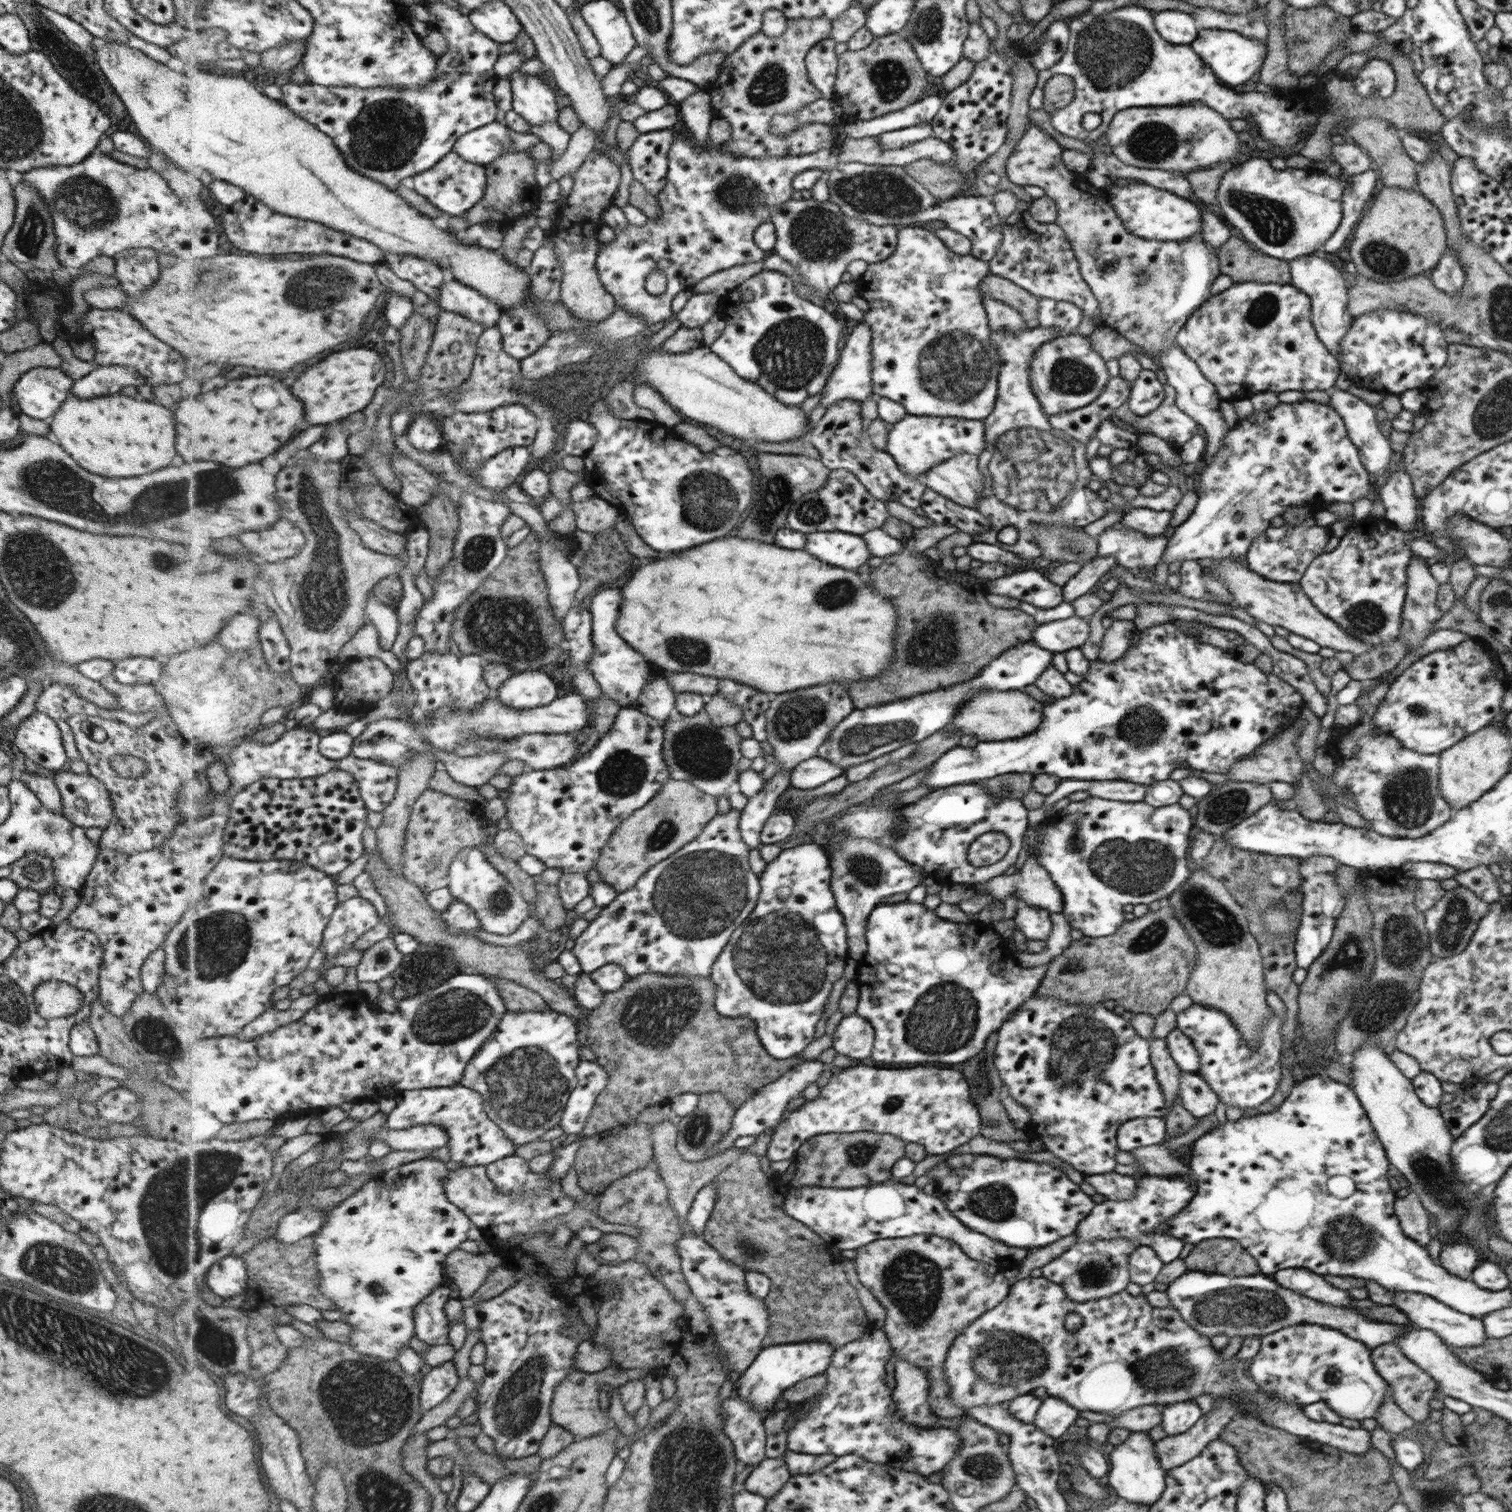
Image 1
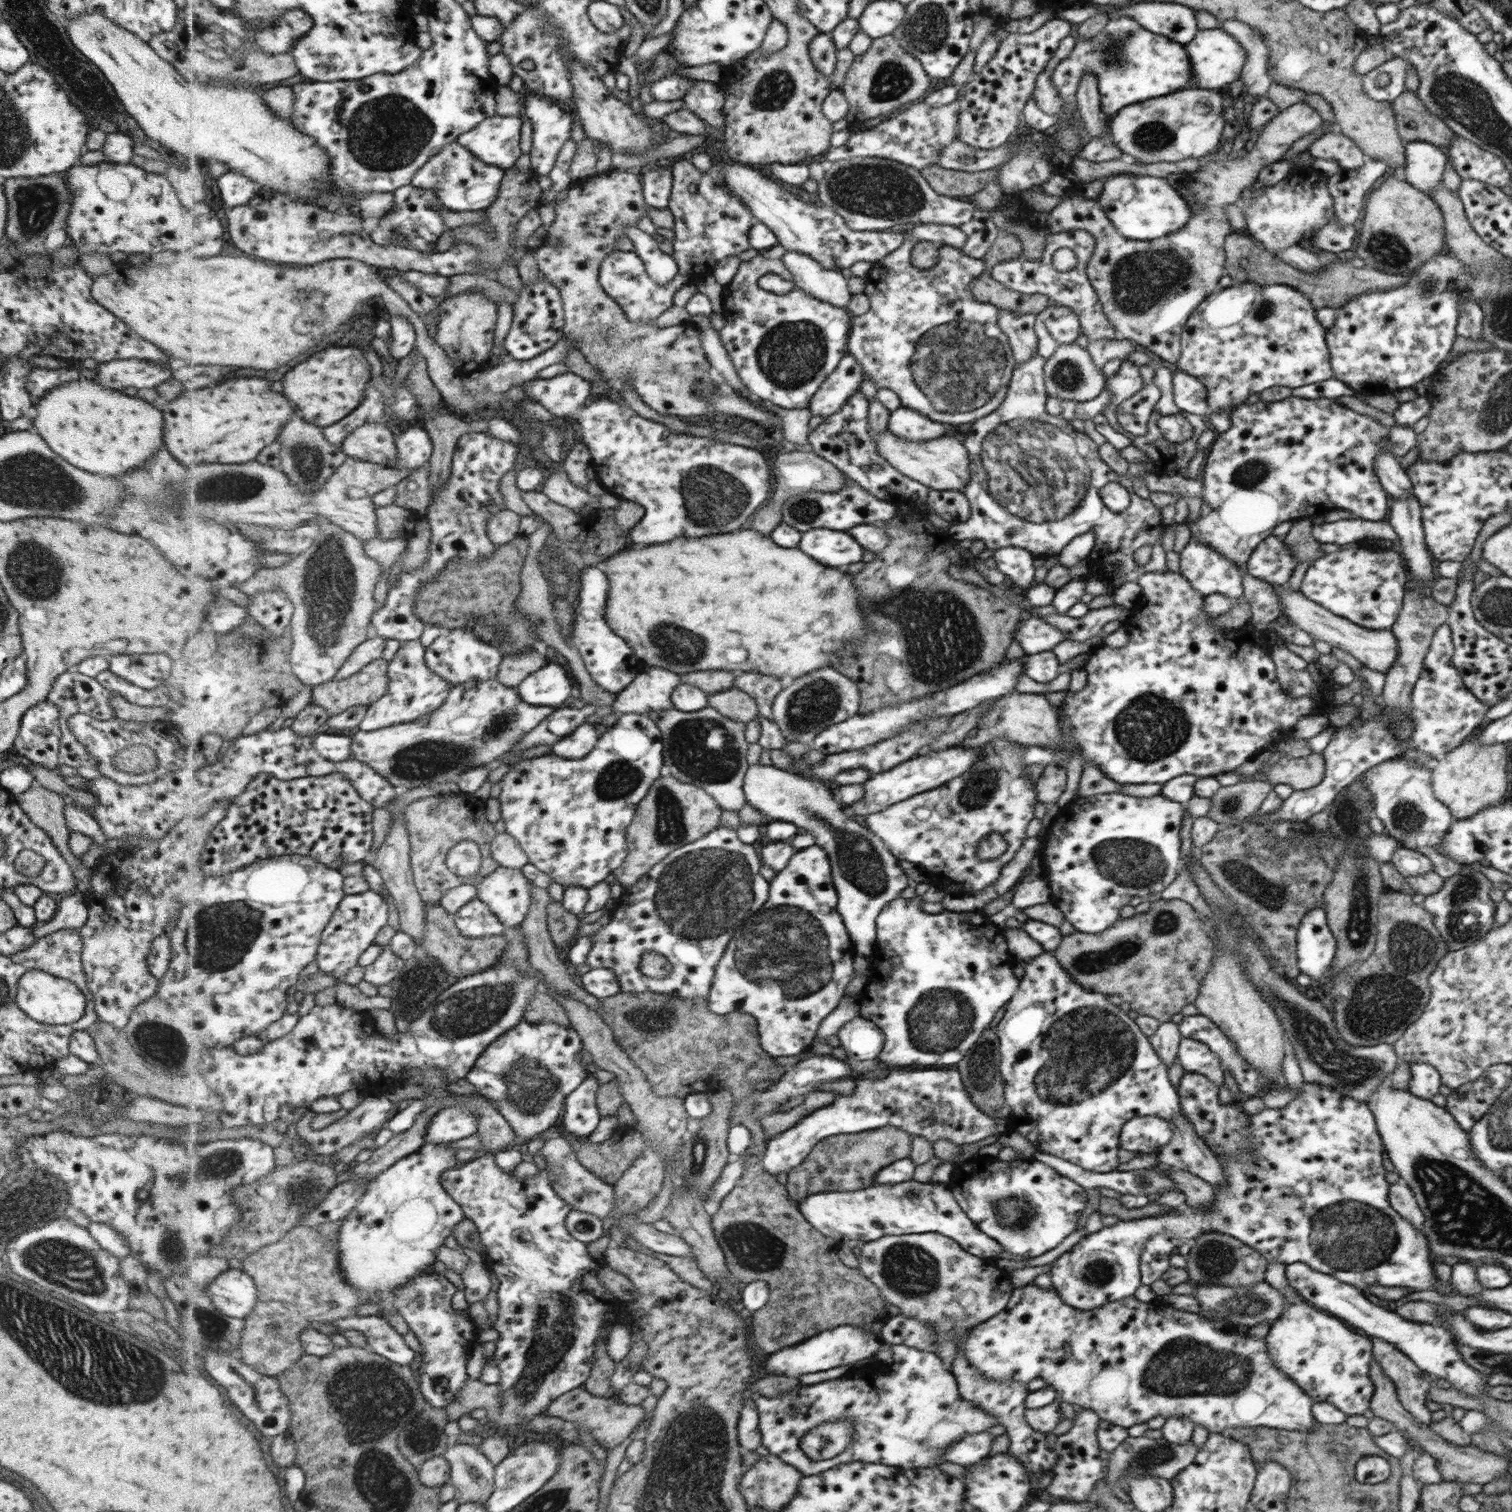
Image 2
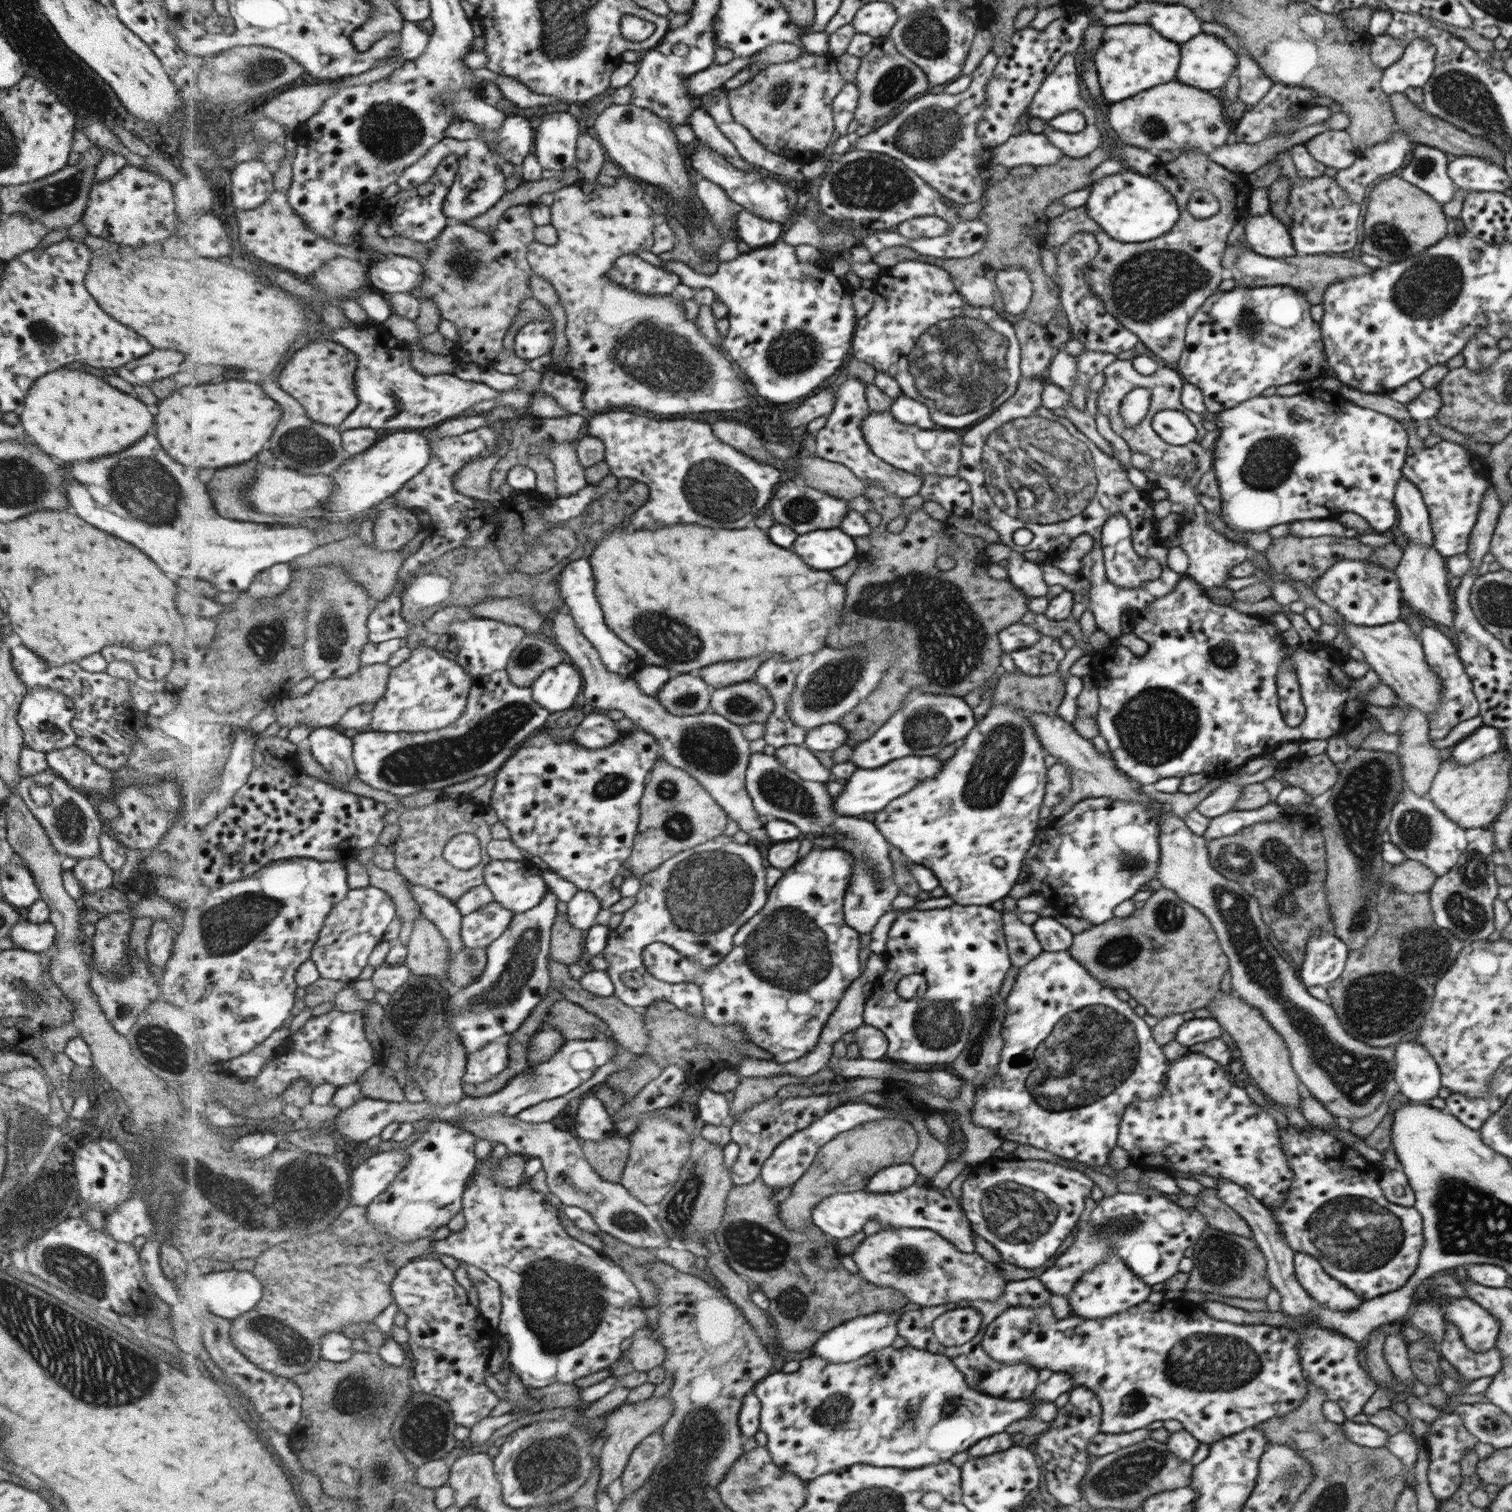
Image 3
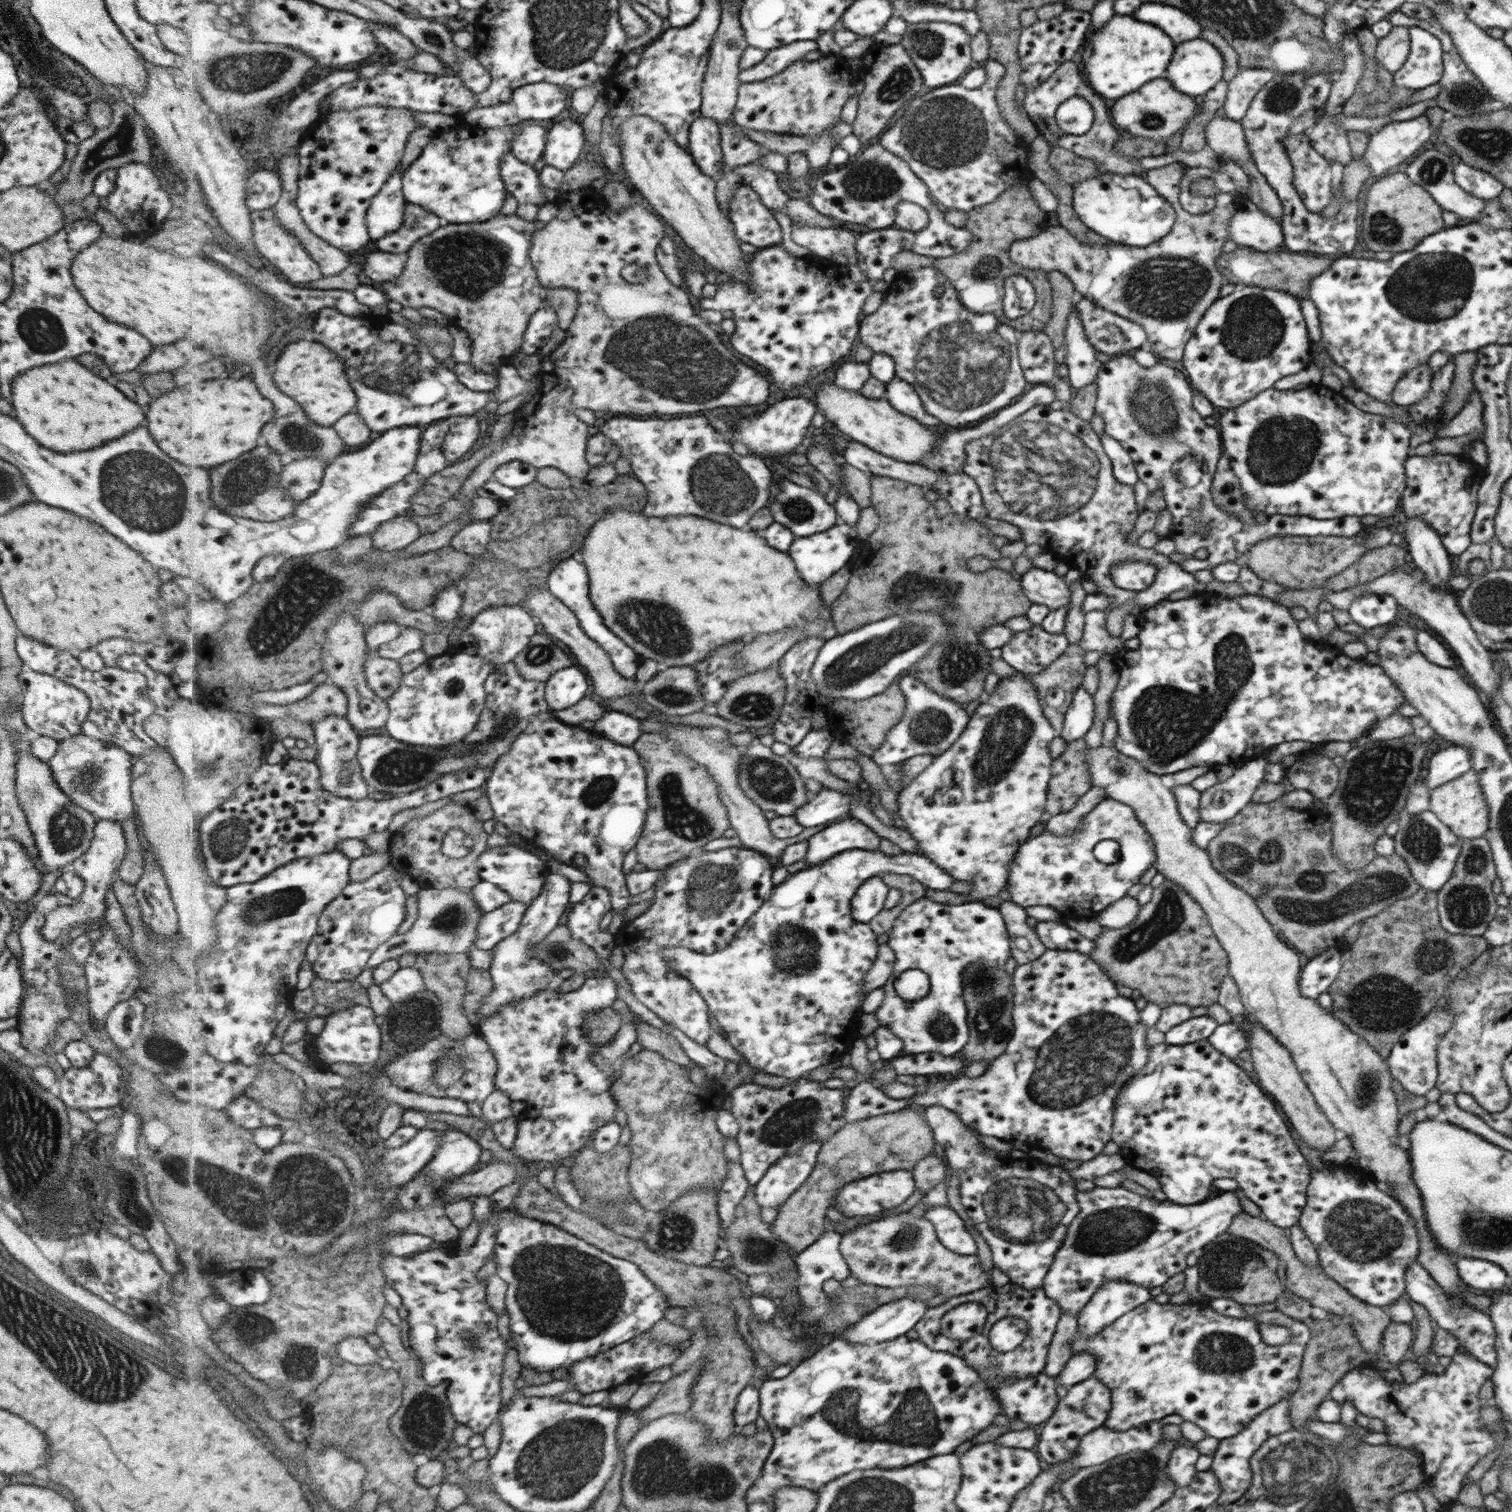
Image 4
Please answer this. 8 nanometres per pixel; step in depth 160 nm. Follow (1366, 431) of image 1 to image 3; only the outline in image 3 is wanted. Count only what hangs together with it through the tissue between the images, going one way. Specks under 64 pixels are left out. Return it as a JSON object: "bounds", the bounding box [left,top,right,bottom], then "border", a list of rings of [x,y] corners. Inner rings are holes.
{"bounds":[1394,477,1432,547],"border":[[[1405,477],[1398,478],[1394,503],[1398,507],[1399,515],[1397,528],[1405,540],[1432,547],[1432,534],[1426,506],[1417,487]]]}

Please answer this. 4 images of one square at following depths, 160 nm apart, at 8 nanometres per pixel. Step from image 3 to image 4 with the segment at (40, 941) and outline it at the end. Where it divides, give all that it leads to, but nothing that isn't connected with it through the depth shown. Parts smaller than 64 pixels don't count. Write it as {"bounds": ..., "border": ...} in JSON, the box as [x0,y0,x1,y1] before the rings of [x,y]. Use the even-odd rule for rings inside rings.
{"bounds":[40,819,125,940],"border":[[[105,819],[97,820],[93,827],[93,838],[88,849],[73,862],[70,862],[68,867],[73,875],[76,874],[83,880],[82,894],[78,898],[78,903],[72,906],[57,906],[56,909],[44,916],[44,923],[40,928],[40,935],[43,940],[56,940],[73,926],[90,925],[97,920],[101,924],[105,924],[103,912],[105,910],[106,888],[114,880],[115,870],[117,870],[124,854],[125,839],[123,839],[120,823]]]}

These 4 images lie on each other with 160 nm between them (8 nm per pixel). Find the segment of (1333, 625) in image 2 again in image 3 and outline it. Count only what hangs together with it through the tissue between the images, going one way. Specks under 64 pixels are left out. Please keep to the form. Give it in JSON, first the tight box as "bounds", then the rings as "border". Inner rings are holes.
{"bounds":[1343,620,1441,718],"border":[[[1403,620],[1382,626],[1357,626],[1347,623],[1343,626],[1343,632],[1348,639],[1350,638],[1351,647],[1356,648],[1363,654],[1363,658],[1365,659],[1365,663],[1369,665],[1369,669],[1378,674],[1379,679],[1382,680],[1382,684],[1389,686],[1394,696],[1401,703],[1407,703],[1409,706],[1415,707],[1426,718],[1436,711],[1439,700],[1441,700],[1439,679],[1429,670],[1419,637],[1415,636],[1415,632],[1411,631],[1411,628],[1407,627],[1407,624]]]}

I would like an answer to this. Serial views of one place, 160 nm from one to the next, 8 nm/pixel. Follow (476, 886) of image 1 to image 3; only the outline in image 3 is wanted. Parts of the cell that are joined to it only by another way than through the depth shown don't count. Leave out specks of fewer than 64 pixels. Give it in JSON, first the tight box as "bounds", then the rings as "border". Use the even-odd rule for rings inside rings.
{"bounds":[444,833,549,914],"border":[[[471,833],[454,836],[444,850],[444,857],[455,868],[469,870],[481,862],[479,838]],[[527,859],[525,861],[492,860],[486,868],[484,883],[493,891],[495,901],[515,914],[527,913],[535,909],[549,892],[549,887],[542,877],[542,869]]]}

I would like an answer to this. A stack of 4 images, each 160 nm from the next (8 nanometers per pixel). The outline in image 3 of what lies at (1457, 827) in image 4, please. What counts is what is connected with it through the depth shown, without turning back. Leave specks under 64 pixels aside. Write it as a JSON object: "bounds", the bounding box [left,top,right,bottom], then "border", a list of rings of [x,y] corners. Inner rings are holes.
{"bounds":[1427,751,1509,830],"border":[[[1497,751],[1465,766],[1457,764],[1453,758],[1443,760],[1434,774],[1427,796],[1447,818],[1460,827],[1486,830],[1491,825],[1491,820],[1502,812],[1501,804],[1504,804],[1507,790],[1509,776],[1505,768],[1505,758]]]}

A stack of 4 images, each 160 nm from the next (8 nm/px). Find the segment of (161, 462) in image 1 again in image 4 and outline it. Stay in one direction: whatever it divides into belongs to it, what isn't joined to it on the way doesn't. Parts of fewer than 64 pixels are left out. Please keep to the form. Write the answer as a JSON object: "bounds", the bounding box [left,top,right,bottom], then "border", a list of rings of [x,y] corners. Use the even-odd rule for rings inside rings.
{"bounds":[11,359,143,452],"border":[[[74,359],[34,366],[11,383],[13,417],[41,446],[55,452],[79,452],[101,446],[137,428],[143,412],[117,388],[91,374]]]}

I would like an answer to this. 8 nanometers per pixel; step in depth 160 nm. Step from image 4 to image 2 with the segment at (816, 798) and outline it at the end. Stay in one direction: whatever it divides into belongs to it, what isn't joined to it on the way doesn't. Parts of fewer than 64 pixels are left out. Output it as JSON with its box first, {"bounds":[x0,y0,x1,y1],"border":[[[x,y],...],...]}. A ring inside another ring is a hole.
{"bounds":[848,747,981,815],"border":[[[949,747],[943,752],[929,751],[927,754],[897,764],[889,770],[884,770],[877,774],[867,774],[865,782],[857,788],[854,803],[848,807],[853,810],[853,814],[868,815],[886,809],[889,805],[913,797],[915,794],[923,793],[946,784],[952,778],[957,778],[960,774],[967,772],[971,765],[977,761],[981,755],[979,748],[957,748]]]}

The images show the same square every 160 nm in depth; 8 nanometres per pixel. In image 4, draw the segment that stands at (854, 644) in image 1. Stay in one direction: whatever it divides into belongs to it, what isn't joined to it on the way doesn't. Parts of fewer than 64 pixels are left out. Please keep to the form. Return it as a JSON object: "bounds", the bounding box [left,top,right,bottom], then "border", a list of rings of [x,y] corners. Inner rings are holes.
{"bounds":[579,510,831,667],"border":[[[618,510],[599,520],[590,530],[584,547],[579,555],[581,561],[587,565],[590,574],[590,598],[594,605],[598,608],[599,614],[603,614],[603,620],[607,626],[611,626],[611,630],[615,630],[615,634],[619,634],[619,638],[623,638],[628,646],[635,651],[644,660],[657,660],[671,666],[691,666],[694,667],[709,658],[709,654],[715,648],[721,648],[725,644],[731,644],[735,640],[743,640],[745,636],[759,636],[759,634],[783,633],[787,629],[801,629],[807,633],[806,637],[820,636],[825,630],[827,624],[827,614],[831,608],[825,605],[821,598],[821,590],[819,587],[812,587],[797,572],[797,566],[793,562],[787,552],[779,552],[771,546],[763,535],[757,532],[745,532],[745,530],[737,530],[733,526],[723,526],[717,522],[711,522],[707,518],[697,518],[697,516],[687,516],[687,518],[645,518],[639,516],[639,512],[631,512],[631,510]]]}

